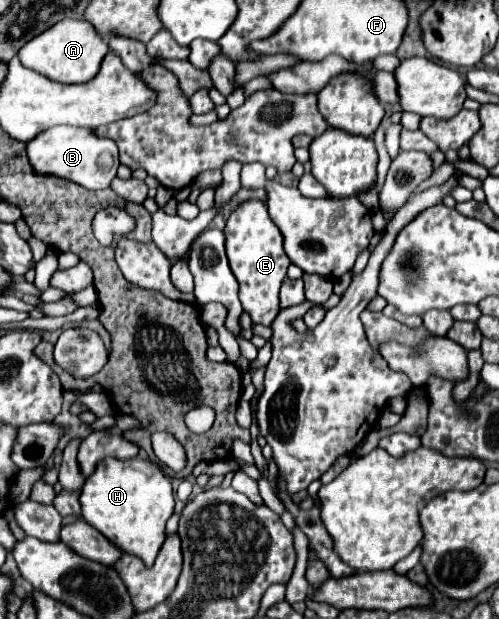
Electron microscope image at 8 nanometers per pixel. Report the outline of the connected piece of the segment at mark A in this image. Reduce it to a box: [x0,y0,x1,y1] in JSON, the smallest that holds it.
[18,19,108,83]

